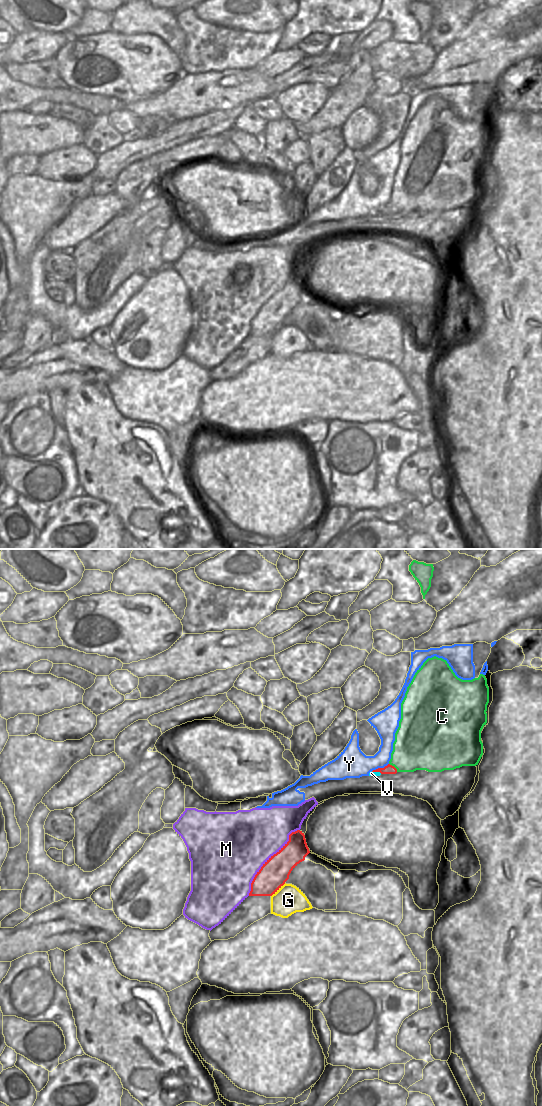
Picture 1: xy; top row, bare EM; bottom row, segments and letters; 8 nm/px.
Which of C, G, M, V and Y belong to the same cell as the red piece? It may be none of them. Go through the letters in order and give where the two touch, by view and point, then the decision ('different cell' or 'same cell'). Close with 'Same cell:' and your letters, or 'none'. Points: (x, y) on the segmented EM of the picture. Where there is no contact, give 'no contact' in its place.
C: meets red in xy at (394, 767); different cell
G: meets red in xy at (278, 889); different cell
M: meets red in xy at (268, 860); different cell
V: meets red in xy at (376, 771); different cell
Y: meets red in xy at (380, 768); different cell
Same cell: none

